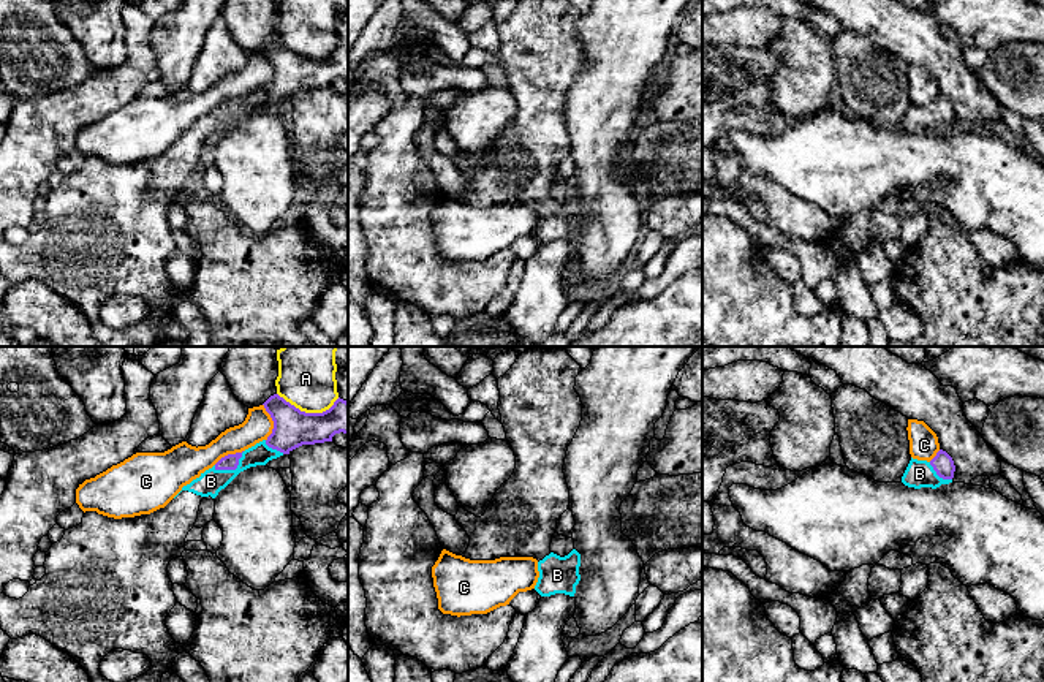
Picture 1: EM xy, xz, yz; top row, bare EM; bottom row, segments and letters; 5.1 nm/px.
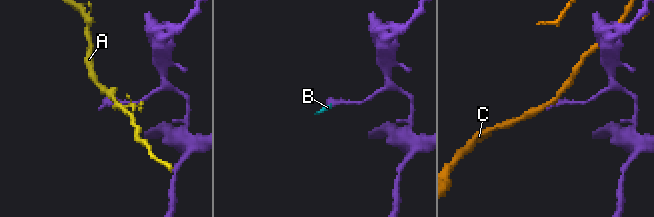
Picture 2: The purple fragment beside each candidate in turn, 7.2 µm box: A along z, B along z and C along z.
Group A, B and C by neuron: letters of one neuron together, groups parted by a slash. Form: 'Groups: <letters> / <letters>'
Groups: A / B / C

